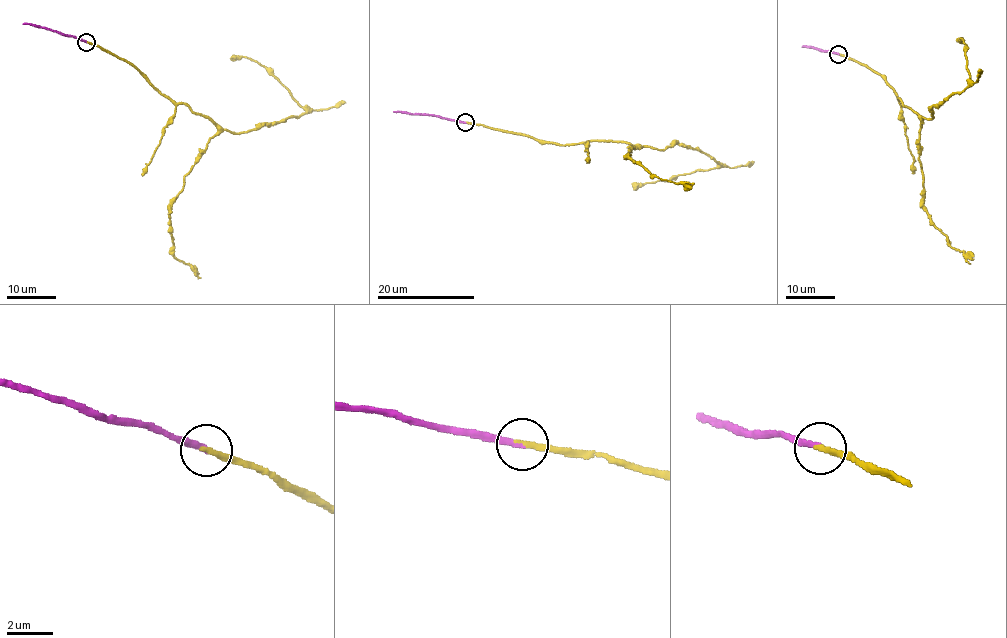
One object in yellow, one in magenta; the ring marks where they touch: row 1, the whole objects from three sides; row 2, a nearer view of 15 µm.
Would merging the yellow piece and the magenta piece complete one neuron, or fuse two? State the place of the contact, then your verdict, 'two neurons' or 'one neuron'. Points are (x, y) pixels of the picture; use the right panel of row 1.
place (838, 54); one neuron

